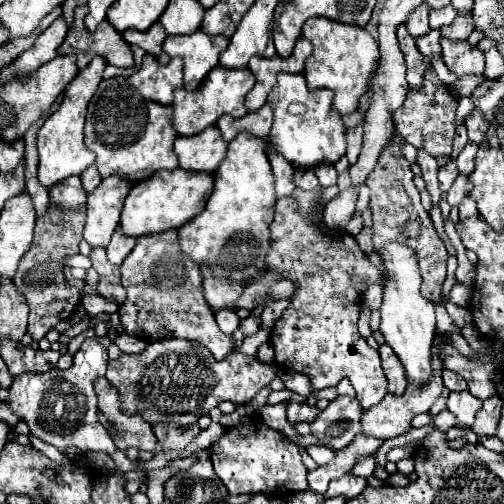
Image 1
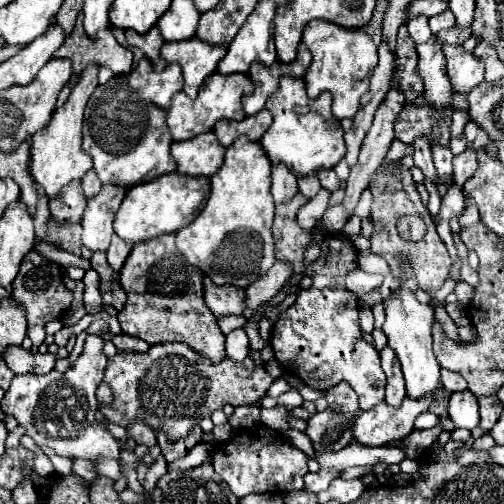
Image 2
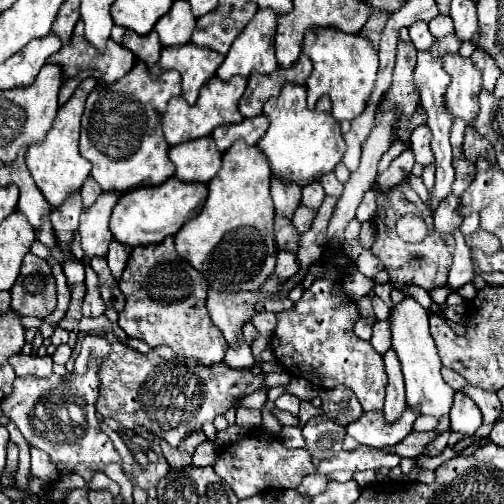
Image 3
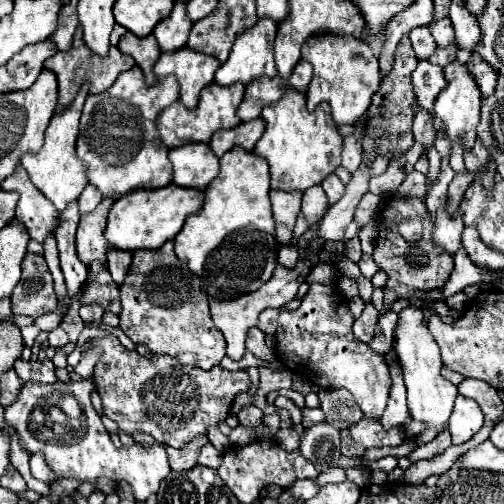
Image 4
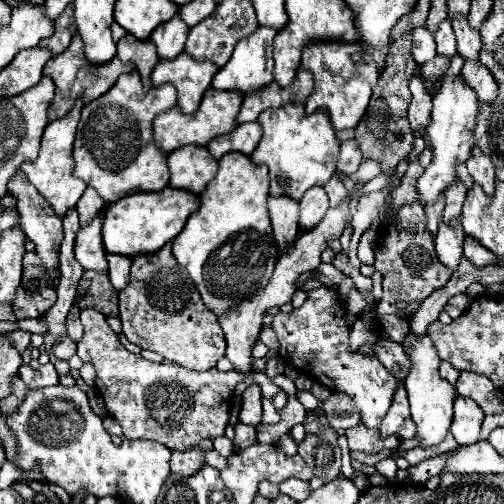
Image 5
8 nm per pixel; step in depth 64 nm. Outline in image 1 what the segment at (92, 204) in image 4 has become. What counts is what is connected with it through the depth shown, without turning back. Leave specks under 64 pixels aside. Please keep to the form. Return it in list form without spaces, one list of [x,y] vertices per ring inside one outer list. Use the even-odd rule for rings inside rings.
[[[92,164],[84,174],[82,174],[82,184],[84,184],[84,190],[86,192],[92,192],[92,188],[96,188],[100,184],[100,174],[98,174],[98,168],[96,164]]]

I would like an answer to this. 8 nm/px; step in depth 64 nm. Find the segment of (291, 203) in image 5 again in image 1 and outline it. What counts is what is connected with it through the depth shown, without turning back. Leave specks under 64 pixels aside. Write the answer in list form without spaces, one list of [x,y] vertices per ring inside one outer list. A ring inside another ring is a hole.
[[[268,148],[268,158],[272,164],[272,172],[276,178],[276,196],[288,196],[296,186],[294,186],[294,168],[292,164],[288,164],[288,160],[284,160],[284,156],[280,156],[278,152],[274,152],[274,148]]]

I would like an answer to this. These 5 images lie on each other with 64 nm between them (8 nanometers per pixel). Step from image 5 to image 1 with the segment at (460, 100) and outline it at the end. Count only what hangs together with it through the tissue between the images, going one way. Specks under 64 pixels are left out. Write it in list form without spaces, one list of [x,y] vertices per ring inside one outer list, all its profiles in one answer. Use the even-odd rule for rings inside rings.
[[[442,36],[440,46],[446,66],[458,76],[484,72],[484,54],[478,50],[478,46],[472,46],[468,40],[448,40]]]

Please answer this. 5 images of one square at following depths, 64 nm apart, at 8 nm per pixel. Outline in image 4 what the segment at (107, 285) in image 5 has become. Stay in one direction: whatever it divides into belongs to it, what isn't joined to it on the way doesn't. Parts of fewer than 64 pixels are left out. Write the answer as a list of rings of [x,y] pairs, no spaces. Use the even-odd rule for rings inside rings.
[[[102,262],[90,264],[90,274],[82,286],[82,294],[84,294],[82,302],[96,302],[104,310],[110,310],[114,314],[118,314],[122,310],[118,284],[112,280],[108,268]]]

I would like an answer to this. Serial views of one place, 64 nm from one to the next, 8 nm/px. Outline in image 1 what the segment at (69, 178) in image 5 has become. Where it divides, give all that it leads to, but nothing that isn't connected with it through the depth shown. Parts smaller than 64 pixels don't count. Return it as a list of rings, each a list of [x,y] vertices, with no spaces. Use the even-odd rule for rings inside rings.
[[[96,56],[84,70],[78,72],[78,76],[68,84],[64,90],[64,98],[60,108],[44,122],[44,126],[38,132],[38,152],[40,152],[40,166],[38,166],[38,180],[50,188],[52,184],[68,178],[68,176],[80,176],[84,168],[88,168],[94,162],[94,152],[90,152],[84,144],[84,118],[86,108],[94,92],[98,90],[98,84],[104,76],[106,60],[102,56]]]

